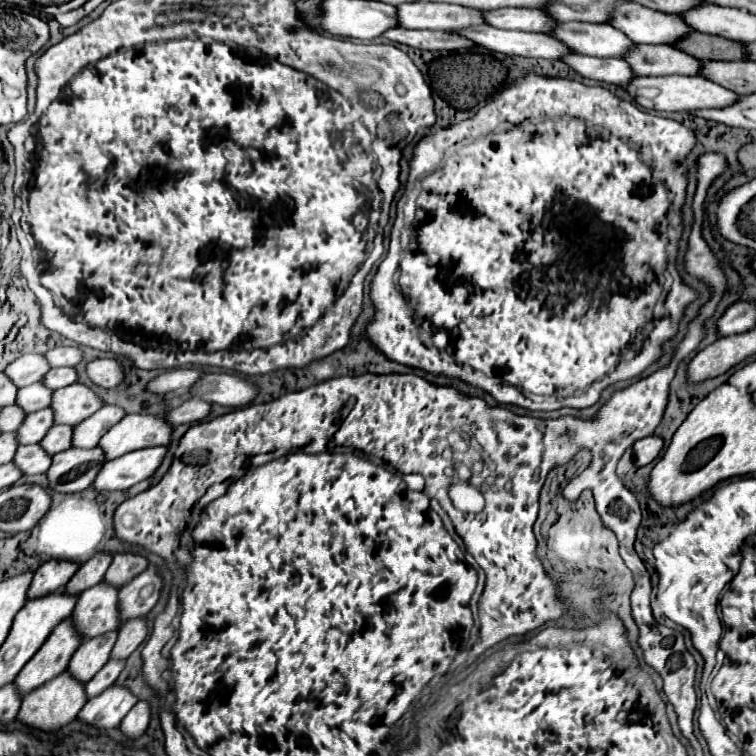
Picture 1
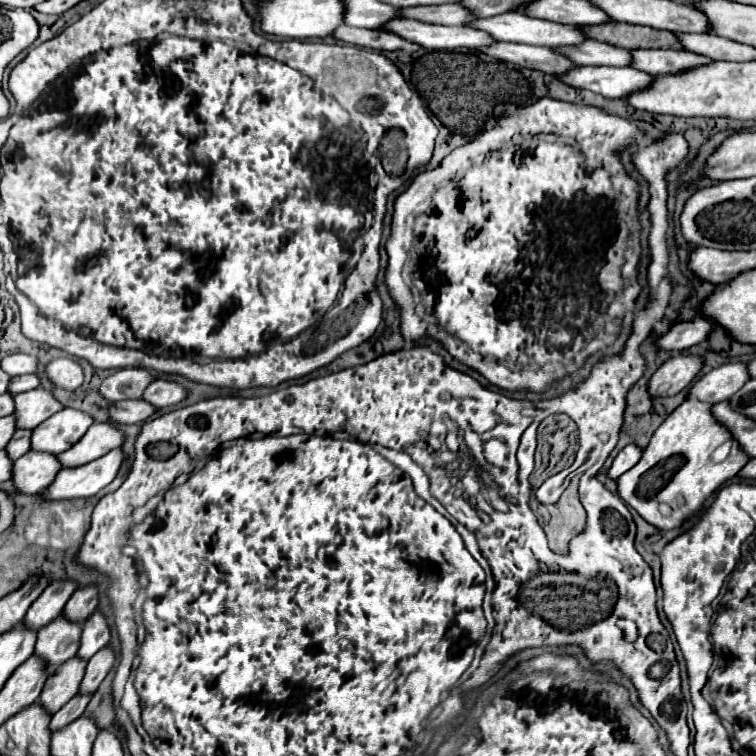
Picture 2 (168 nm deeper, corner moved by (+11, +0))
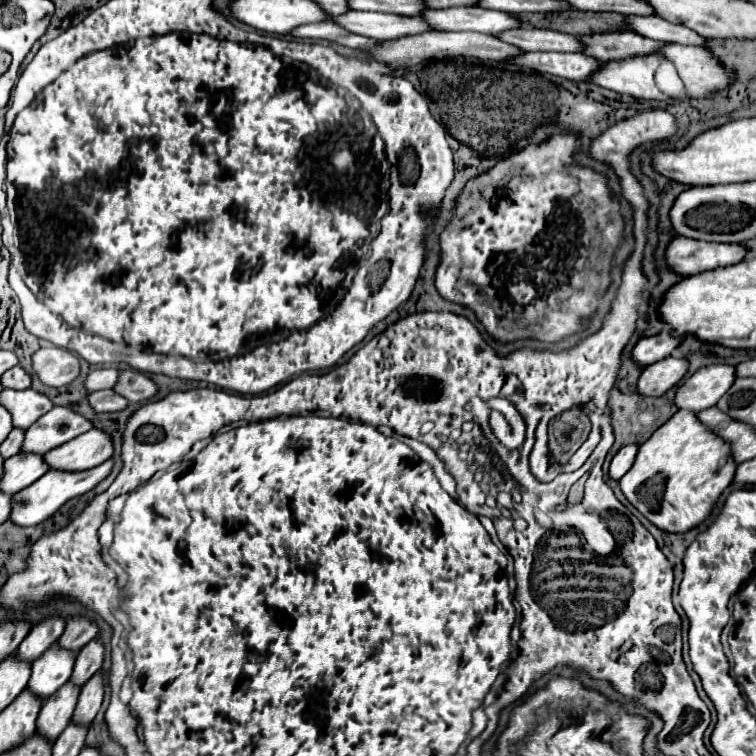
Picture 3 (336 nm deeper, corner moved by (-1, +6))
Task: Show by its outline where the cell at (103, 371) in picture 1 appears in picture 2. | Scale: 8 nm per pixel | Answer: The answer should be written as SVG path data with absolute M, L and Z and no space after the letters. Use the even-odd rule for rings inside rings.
M54 358L46 364L44 372L54 386L64 390L76 390L84 380L82 368L70 358Z

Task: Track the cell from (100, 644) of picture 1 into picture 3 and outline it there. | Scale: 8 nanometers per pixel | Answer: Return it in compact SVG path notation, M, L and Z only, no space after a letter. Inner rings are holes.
M66 682L64 686L60 686L60 690L56 690L56 694L48 696L36 720L40 734L50 740L56 740L56 734L64 730L64 724L68 724L68 718L72 718L74 714L78 694L80 686L76 686L74 682Z

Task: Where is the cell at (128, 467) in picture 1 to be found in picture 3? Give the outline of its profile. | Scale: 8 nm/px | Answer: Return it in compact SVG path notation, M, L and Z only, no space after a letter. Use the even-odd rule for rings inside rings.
M106 460L104 464L90 468L90 470L80 470L80 472L64 472L64 470L50 470L48 474L44 474L44 478L36 480L32 486L24 488L20 494L14 496L14 508L12 508L12 522L18 526L36 526L40 522L44 522L46 518L50 518L64 502L68 502L70 498L82 496L90 490L94 490L110 472L112 472L114 460Z

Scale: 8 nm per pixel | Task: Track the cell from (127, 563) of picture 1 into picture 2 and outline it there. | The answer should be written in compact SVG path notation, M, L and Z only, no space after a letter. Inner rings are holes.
M94 586L80 588L66 602L66 606L62 610L62 616L70 622L82 624L96 610L96 604L98 604L98 590Z

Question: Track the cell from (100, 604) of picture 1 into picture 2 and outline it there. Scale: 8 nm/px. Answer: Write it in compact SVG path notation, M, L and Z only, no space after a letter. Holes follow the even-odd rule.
M56 618L52 624L38 630L34 656L38 656L46 668L58 668L76 656L80 634L82 624L70 624L64 618Z

